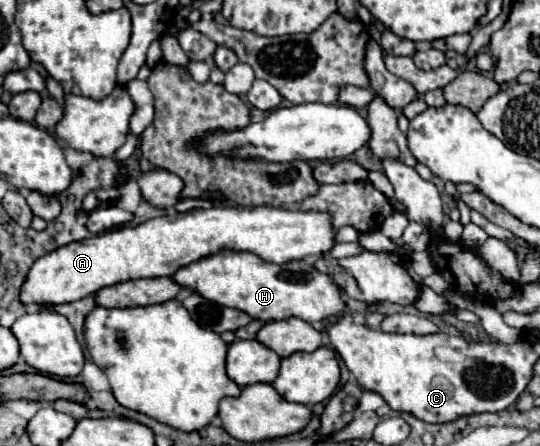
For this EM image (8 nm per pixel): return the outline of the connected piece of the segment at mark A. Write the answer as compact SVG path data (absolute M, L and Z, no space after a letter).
M273 206L259 208L209 208L159 216L119 230L109 230L87 240L61 246L31 266L21 286L23 304L65 304L95 294L103 286L135 278L173 276L179 268L221 250L251 252L275 264L319 256L335 244L335 228L327 212L281 210Z

